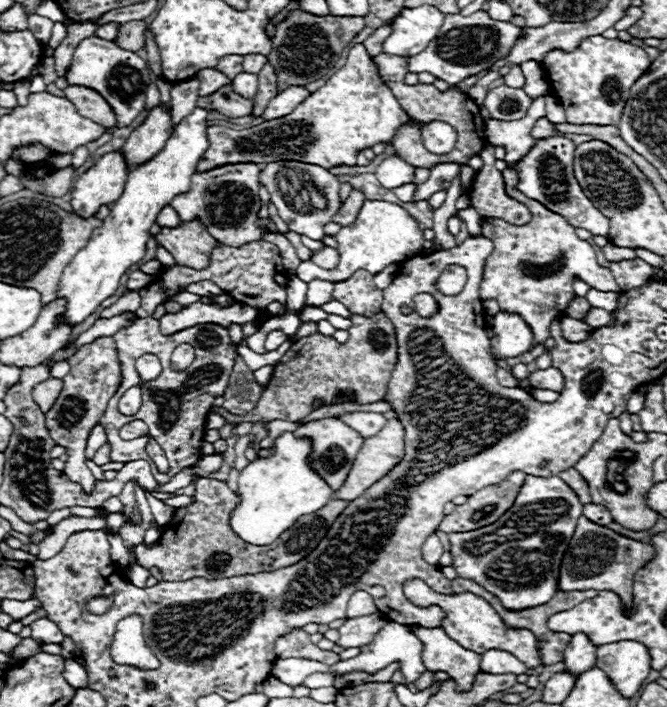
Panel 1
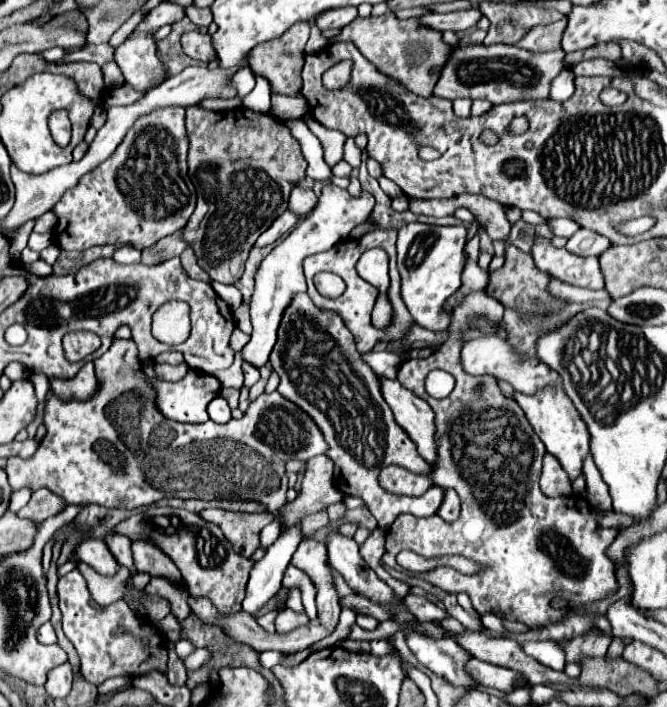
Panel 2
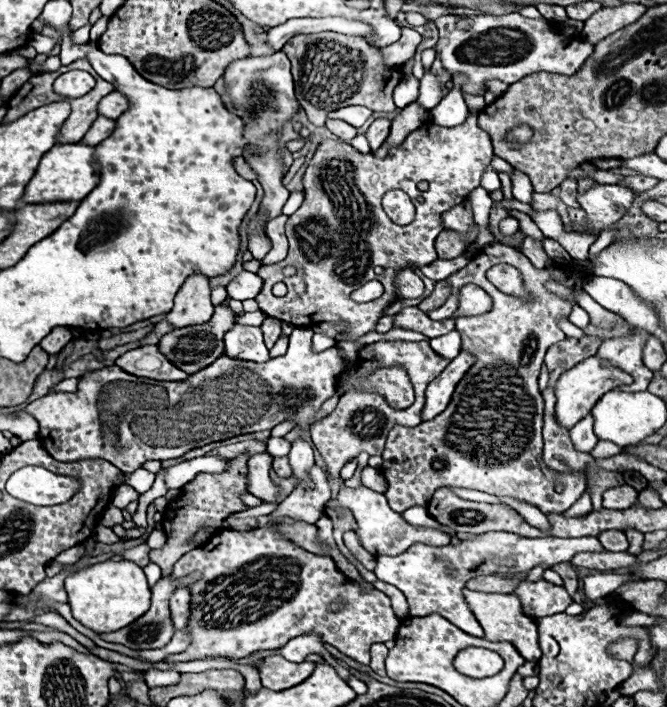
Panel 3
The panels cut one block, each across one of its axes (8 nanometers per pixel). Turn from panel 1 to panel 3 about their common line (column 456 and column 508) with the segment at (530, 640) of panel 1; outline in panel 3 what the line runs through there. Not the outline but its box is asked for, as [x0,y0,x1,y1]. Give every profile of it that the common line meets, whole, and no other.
[464,590,542,660]

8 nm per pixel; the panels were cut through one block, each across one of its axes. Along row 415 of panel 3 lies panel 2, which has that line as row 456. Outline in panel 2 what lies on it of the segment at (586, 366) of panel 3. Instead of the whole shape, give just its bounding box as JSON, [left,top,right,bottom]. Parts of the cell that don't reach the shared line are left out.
[514,388,590,480]

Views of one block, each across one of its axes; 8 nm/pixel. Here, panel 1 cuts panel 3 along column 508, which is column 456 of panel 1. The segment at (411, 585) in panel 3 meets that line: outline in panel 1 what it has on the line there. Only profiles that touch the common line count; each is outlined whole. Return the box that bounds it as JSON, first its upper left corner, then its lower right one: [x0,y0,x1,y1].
[448,474,582,610]

